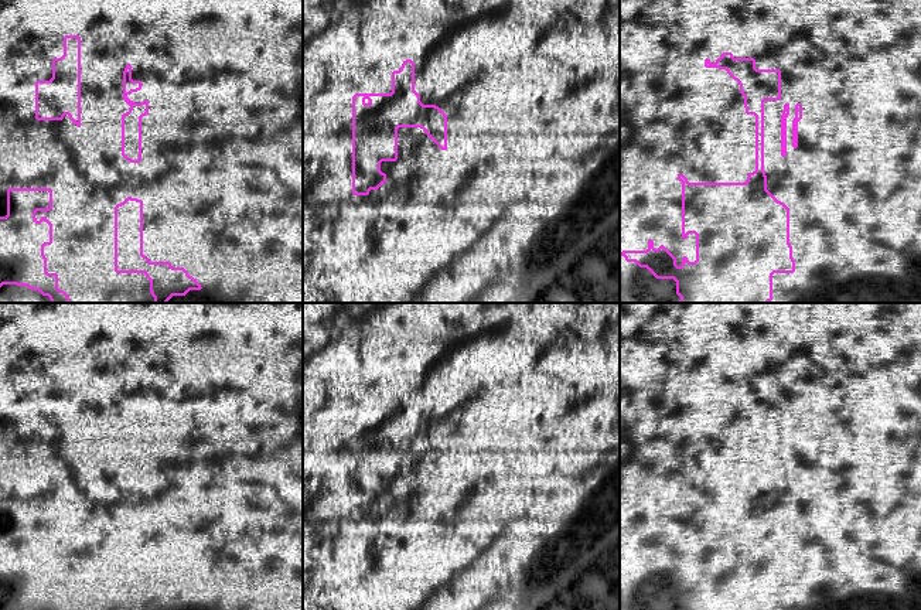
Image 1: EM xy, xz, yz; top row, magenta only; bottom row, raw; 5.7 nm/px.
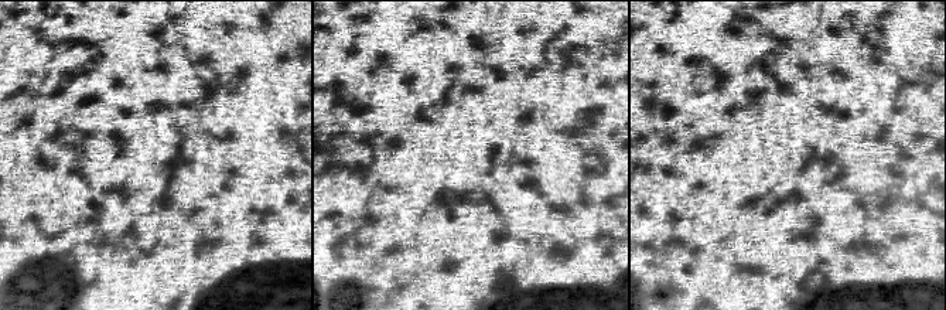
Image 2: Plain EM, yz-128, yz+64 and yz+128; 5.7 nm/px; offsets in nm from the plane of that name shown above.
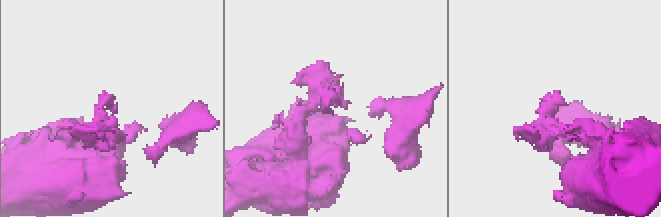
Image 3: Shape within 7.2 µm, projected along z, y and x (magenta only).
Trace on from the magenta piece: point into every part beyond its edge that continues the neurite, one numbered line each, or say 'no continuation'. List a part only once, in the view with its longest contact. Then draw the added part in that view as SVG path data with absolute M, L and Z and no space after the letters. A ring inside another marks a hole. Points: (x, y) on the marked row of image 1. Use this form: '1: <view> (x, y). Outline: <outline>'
no continuation

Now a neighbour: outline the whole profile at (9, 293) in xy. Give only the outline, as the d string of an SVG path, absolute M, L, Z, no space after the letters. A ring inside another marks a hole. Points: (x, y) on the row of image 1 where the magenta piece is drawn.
M3 284L0 287L0 303L51 303L51 300L27 286Z

